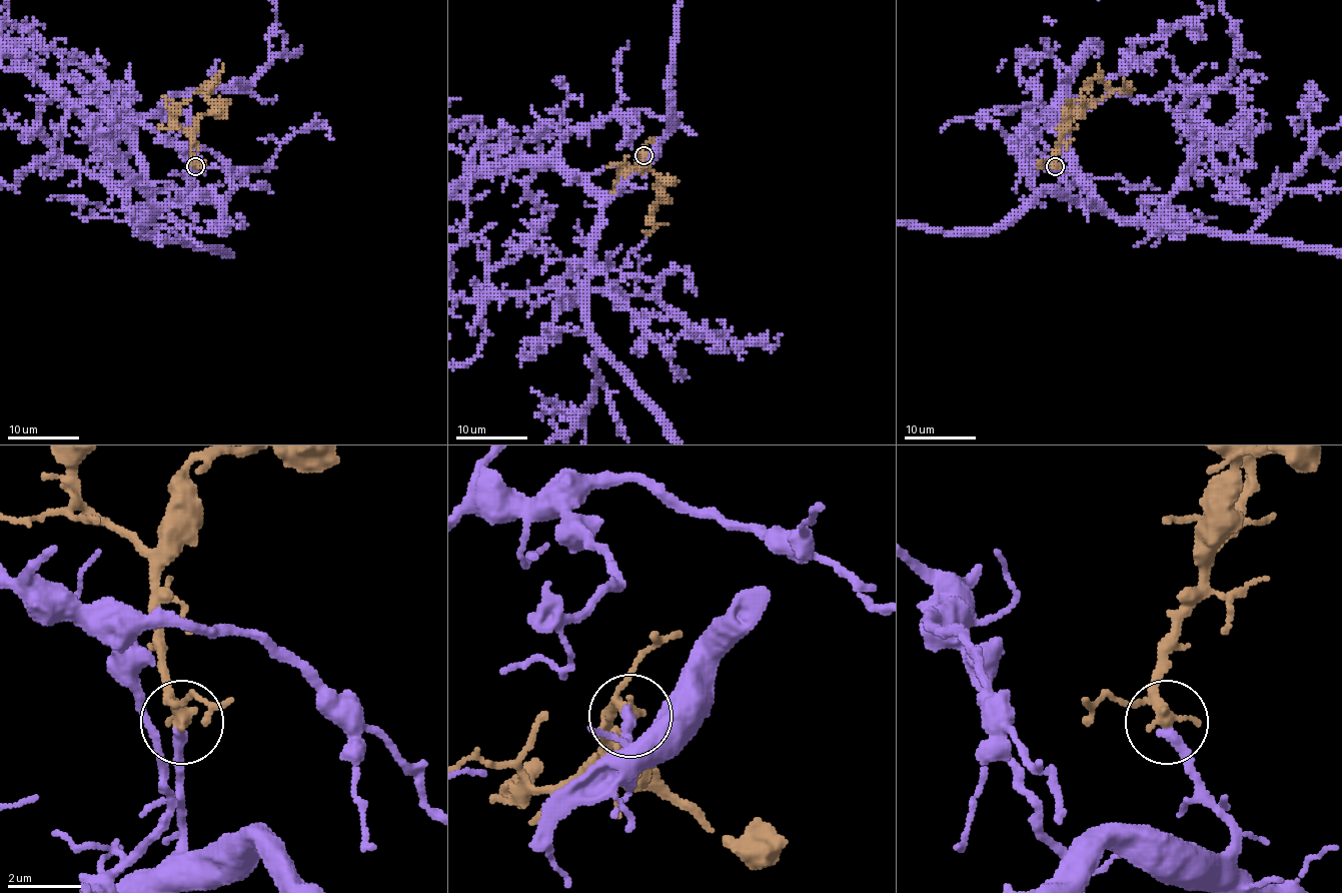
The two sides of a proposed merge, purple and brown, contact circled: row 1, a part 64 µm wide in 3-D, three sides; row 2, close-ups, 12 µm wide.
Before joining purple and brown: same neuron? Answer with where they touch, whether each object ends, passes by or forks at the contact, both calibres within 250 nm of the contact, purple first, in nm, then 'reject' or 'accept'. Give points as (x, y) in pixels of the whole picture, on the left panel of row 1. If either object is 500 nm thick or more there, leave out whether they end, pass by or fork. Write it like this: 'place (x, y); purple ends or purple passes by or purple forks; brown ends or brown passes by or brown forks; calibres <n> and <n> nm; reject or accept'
place (195, 166); purple ends; brown passes by; calibres 280 and 280 nm; accept

